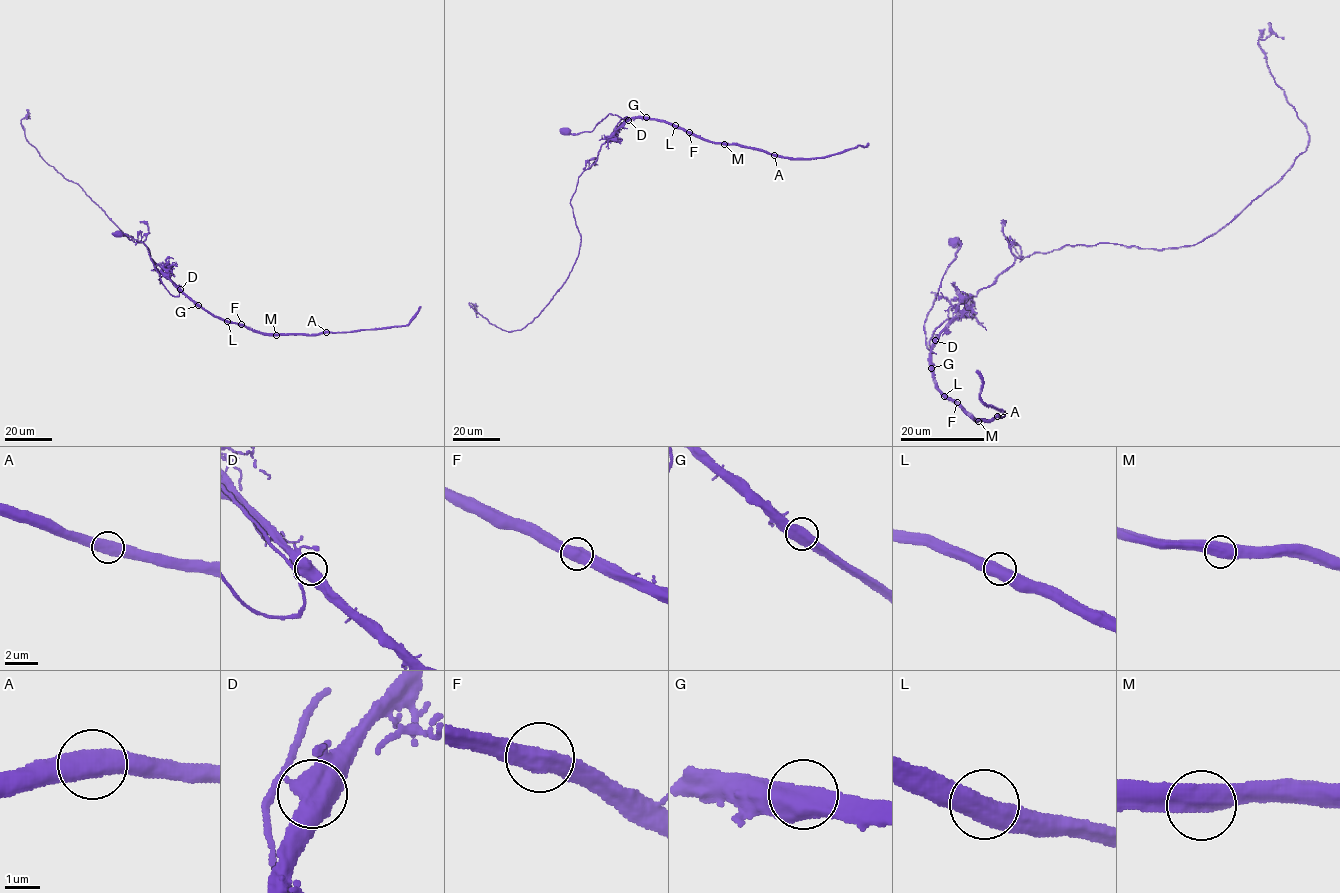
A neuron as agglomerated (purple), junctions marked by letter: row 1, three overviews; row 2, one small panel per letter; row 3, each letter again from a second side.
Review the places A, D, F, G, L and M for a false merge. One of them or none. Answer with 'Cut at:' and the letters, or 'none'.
Cut at: D

